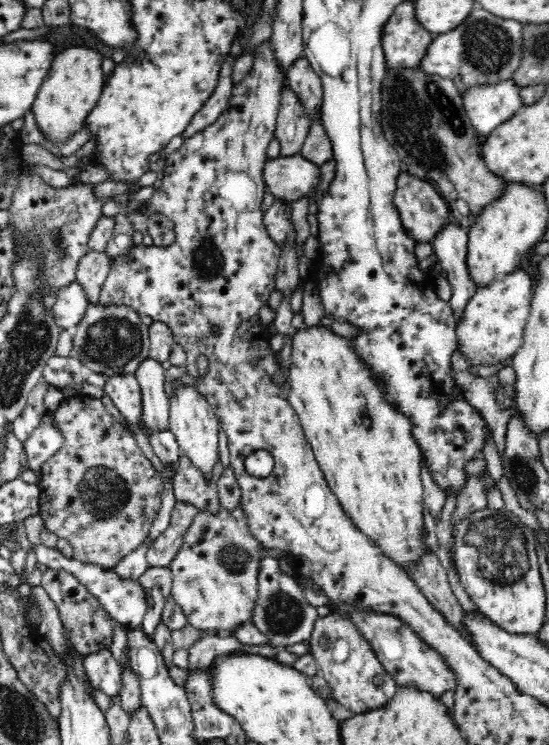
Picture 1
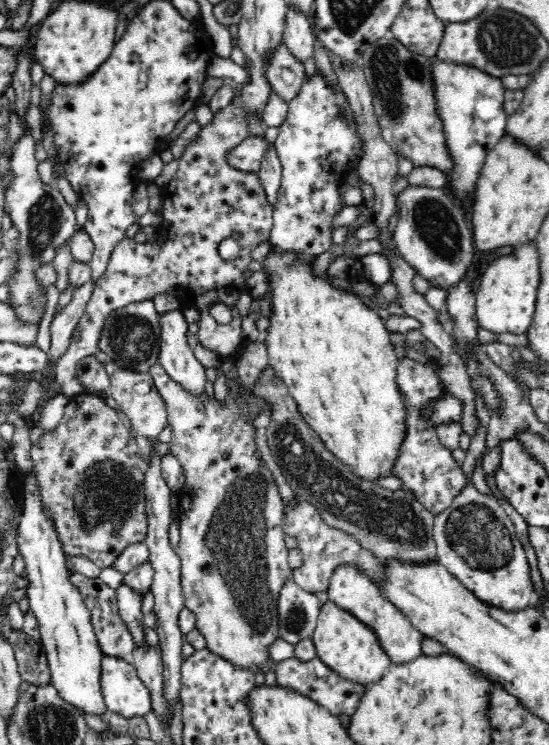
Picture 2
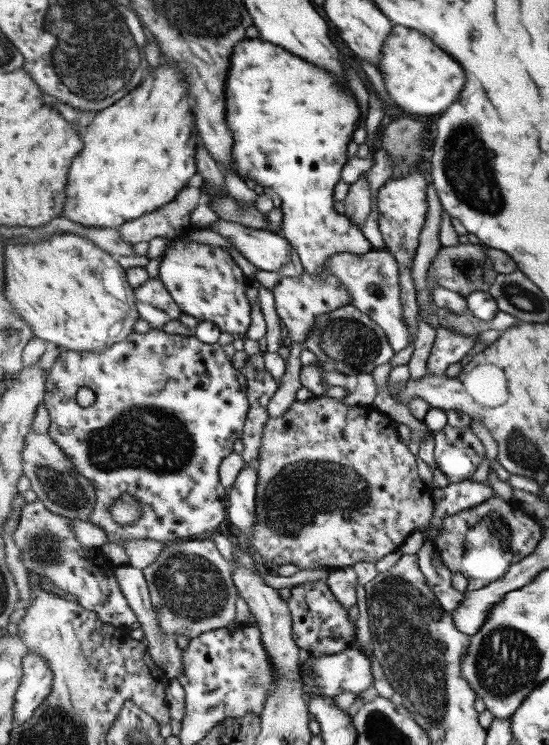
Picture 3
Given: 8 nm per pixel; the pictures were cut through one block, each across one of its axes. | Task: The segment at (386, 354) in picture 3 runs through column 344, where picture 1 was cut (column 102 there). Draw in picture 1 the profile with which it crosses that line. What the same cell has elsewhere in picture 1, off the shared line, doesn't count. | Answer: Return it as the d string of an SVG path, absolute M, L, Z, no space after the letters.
M90 303L76 328L69 357L80 360L85 372L93 371L109 377L135 373L138 366L149 358L149 327L142 322L140 314L134 308L126 305L102 306Z

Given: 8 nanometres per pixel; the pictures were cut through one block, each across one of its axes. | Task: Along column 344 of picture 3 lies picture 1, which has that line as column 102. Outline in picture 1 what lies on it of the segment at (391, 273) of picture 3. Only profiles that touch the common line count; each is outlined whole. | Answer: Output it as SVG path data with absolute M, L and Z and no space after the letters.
M89 249L77 264L76 281L82 284L85 294L91 304L98 304L98 295L109 273L111 258L105 252Z

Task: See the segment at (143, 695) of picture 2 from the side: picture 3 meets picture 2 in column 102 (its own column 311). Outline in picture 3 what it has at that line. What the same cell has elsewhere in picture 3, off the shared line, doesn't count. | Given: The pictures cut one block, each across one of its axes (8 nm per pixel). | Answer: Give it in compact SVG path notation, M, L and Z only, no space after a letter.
M359 648L347 649L334 655L317 655L317 657L309 657L308 659L303 657L300 664L300 675L308 702L314 692L336 697L345 692L358 694L367 690L373 691L372 662Z

